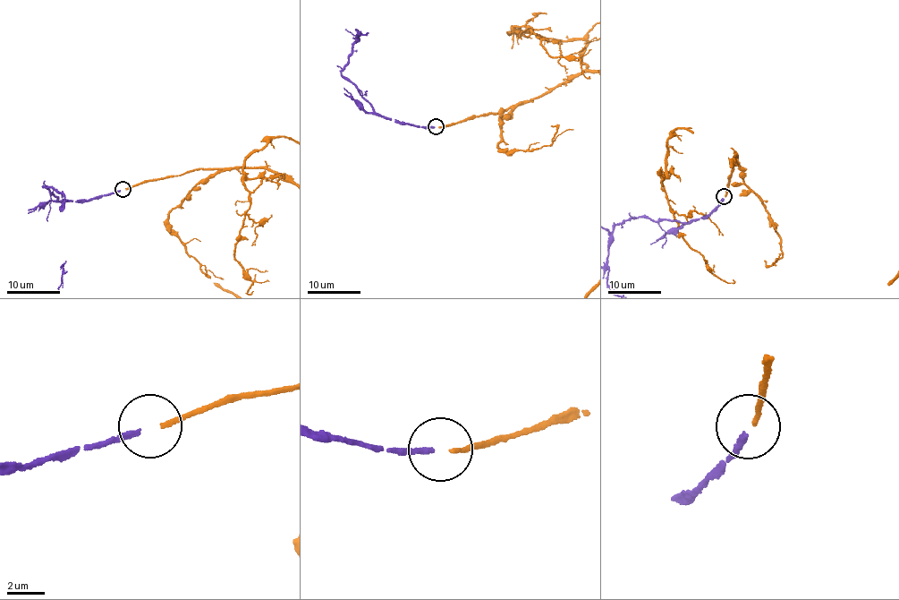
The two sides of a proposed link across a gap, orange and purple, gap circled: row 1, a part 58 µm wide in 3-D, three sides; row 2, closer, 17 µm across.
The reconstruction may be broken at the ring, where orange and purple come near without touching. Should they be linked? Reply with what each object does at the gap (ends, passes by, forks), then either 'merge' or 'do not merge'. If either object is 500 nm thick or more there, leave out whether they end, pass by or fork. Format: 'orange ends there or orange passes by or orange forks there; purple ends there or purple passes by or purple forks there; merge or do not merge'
orange ends there; purple ends there; merge

